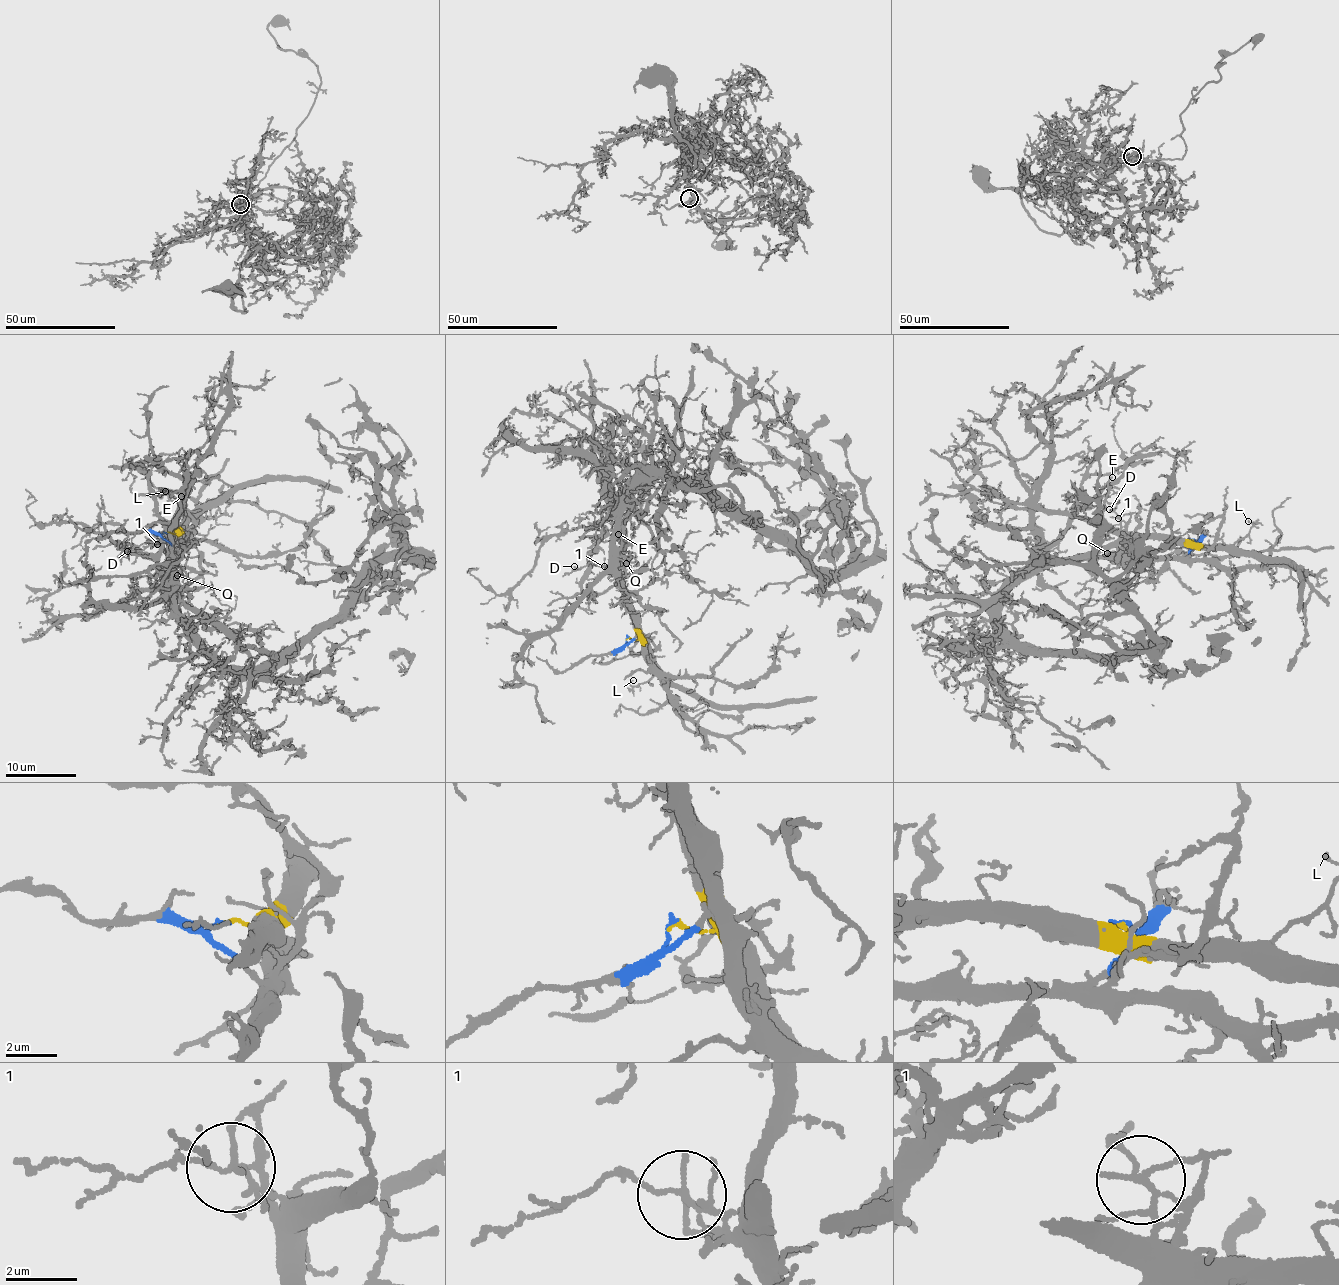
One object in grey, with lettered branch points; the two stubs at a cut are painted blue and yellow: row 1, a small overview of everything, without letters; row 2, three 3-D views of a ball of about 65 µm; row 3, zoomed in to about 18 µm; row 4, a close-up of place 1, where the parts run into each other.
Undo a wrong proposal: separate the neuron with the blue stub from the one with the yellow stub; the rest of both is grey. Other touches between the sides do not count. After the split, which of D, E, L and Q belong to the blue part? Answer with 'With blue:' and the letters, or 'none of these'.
With blue: Q

